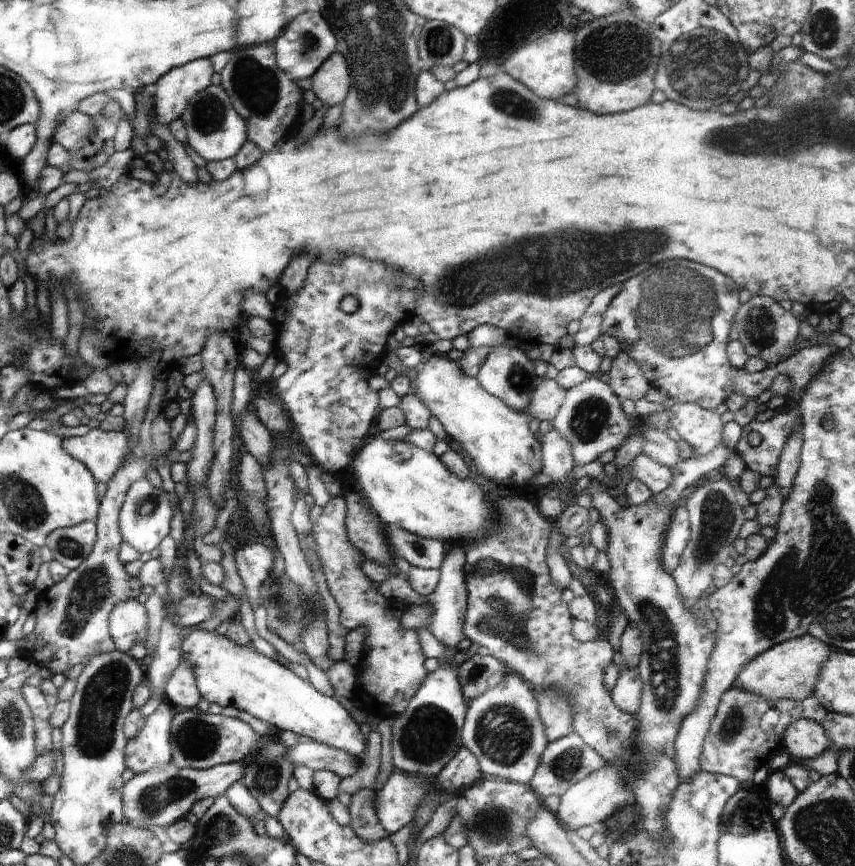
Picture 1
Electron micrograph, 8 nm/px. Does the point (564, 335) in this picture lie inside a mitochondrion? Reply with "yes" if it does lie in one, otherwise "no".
no

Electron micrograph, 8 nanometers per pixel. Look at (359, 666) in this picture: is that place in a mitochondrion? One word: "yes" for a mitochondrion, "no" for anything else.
no

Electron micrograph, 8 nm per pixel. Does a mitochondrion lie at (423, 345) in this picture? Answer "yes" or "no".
no

